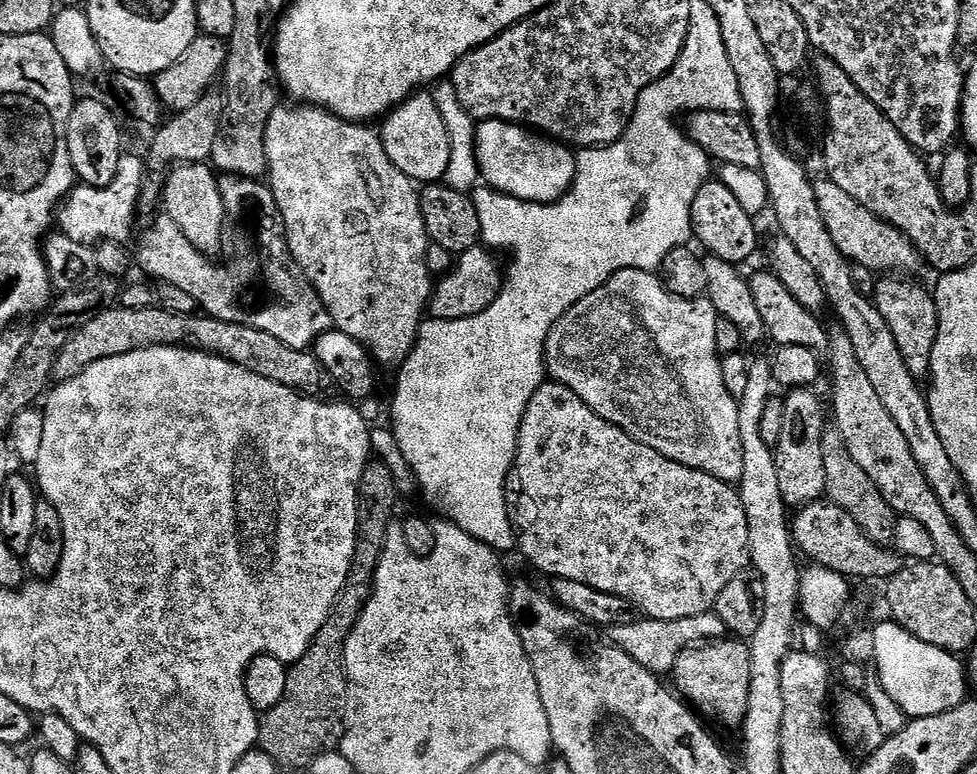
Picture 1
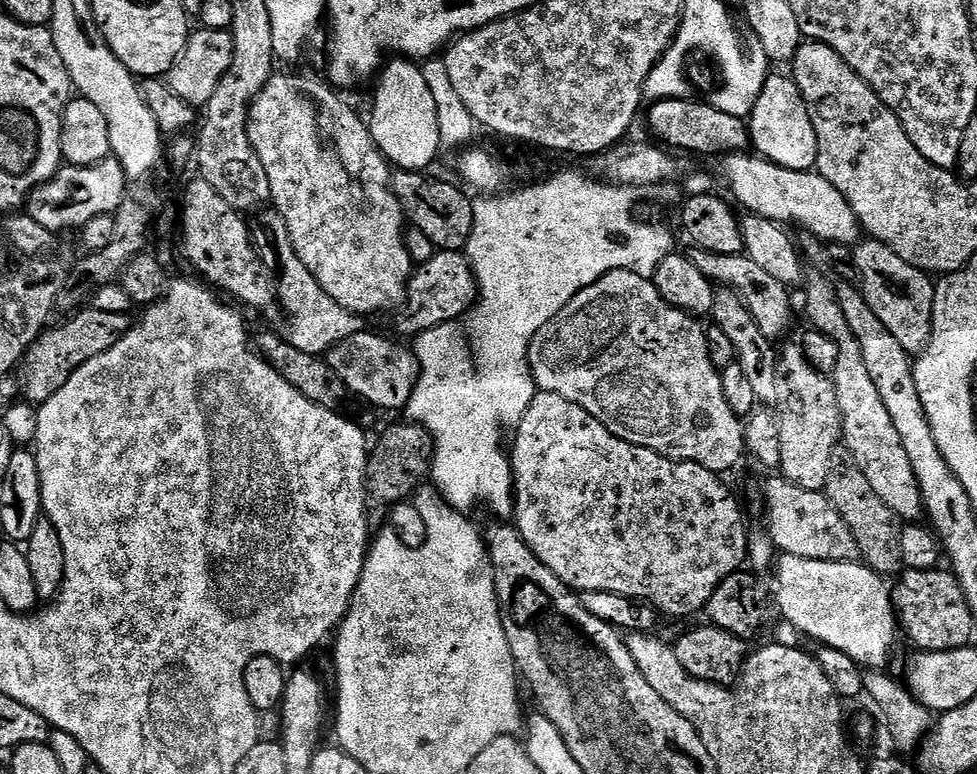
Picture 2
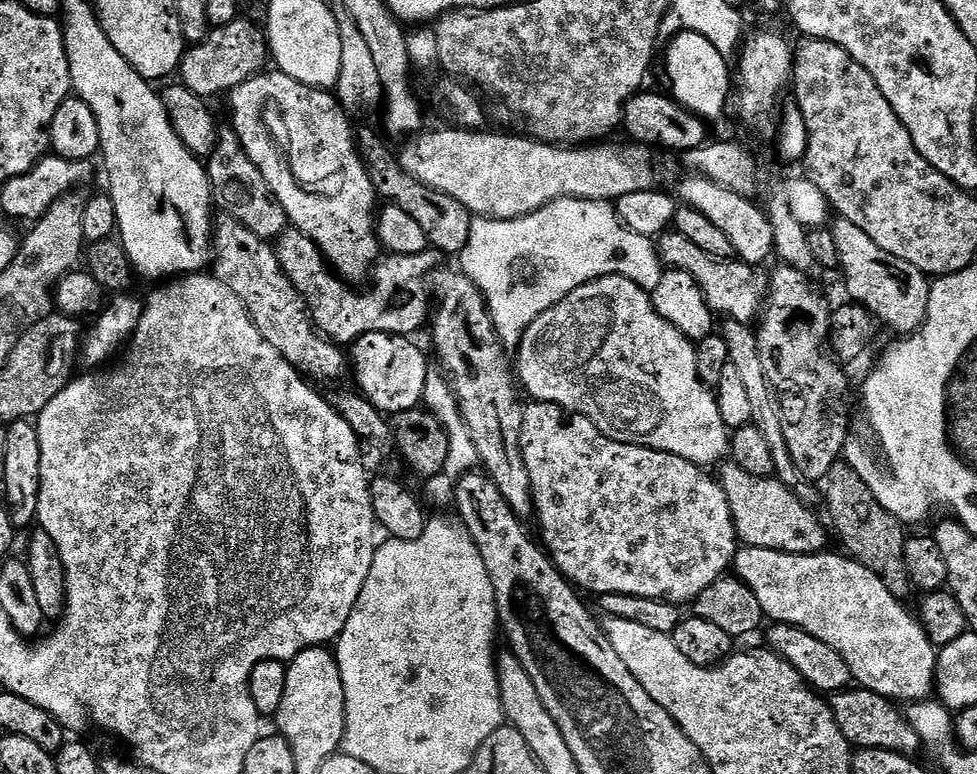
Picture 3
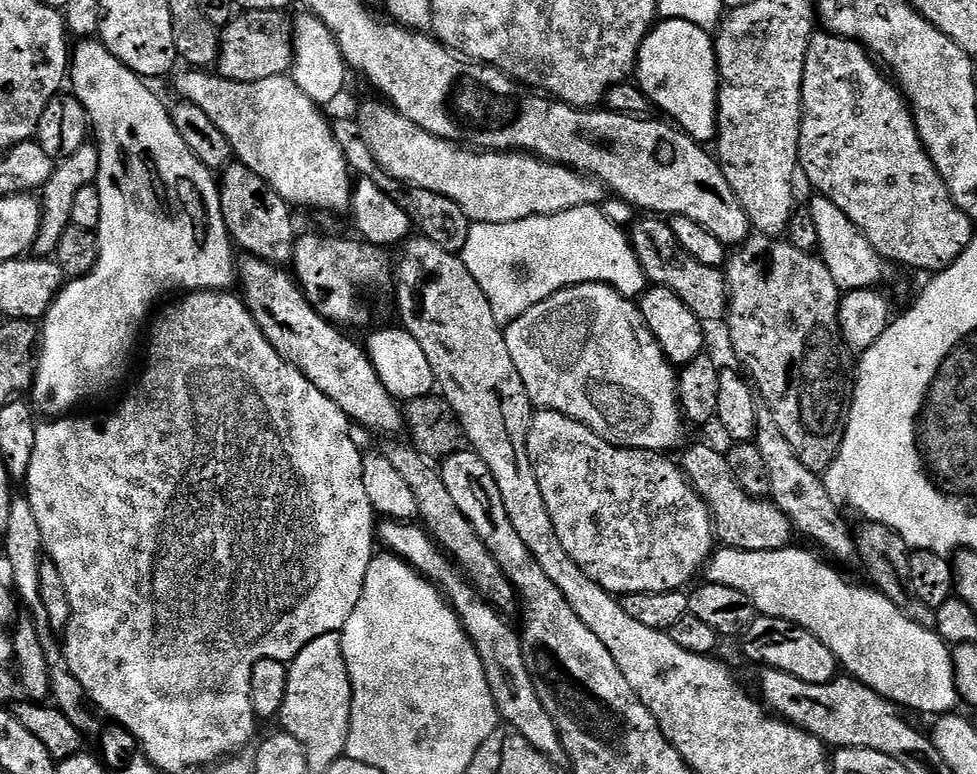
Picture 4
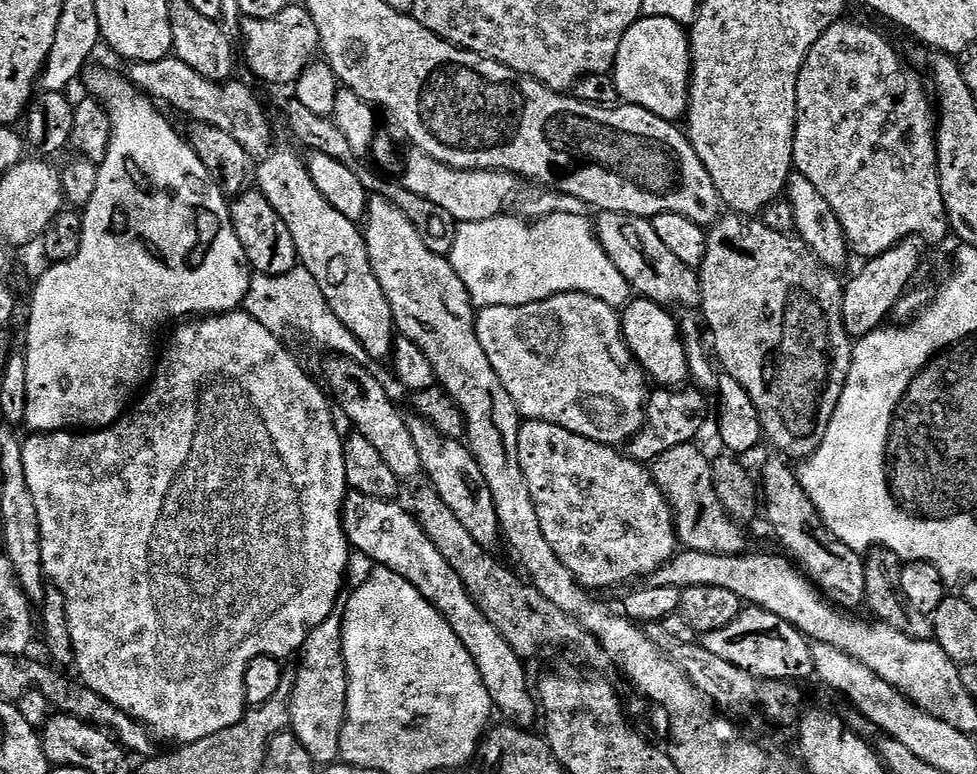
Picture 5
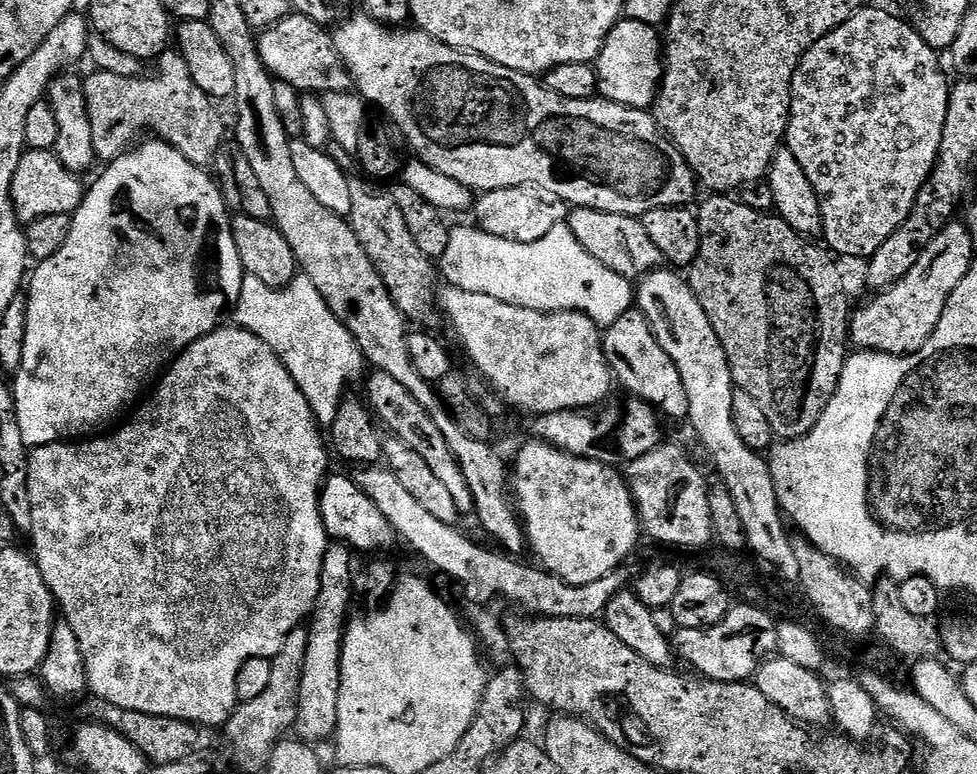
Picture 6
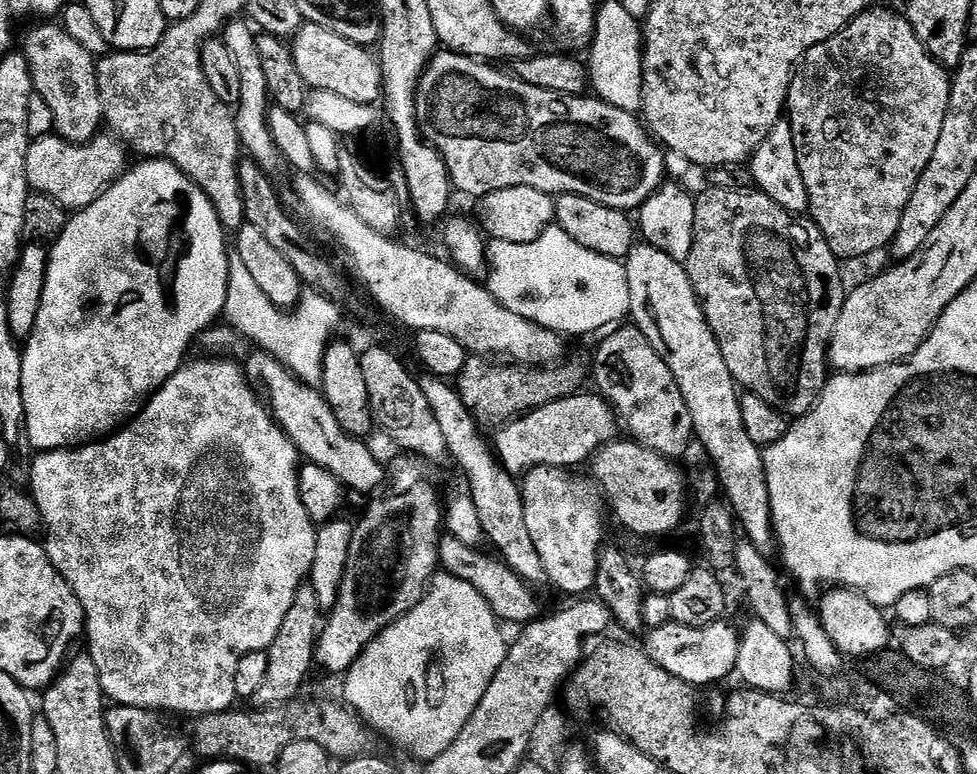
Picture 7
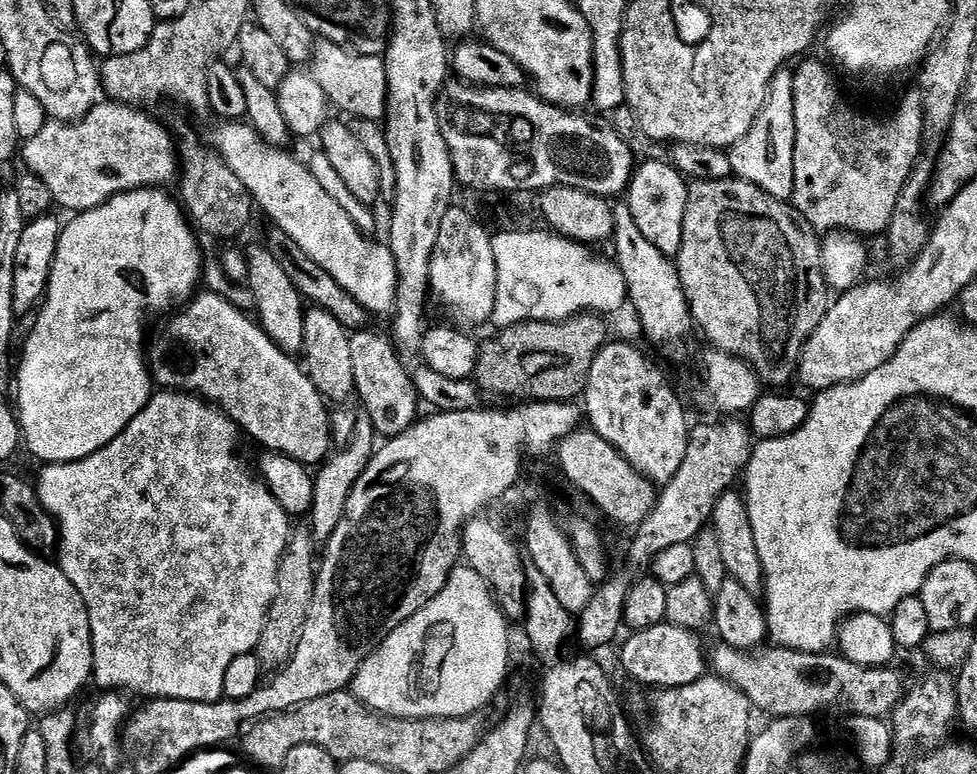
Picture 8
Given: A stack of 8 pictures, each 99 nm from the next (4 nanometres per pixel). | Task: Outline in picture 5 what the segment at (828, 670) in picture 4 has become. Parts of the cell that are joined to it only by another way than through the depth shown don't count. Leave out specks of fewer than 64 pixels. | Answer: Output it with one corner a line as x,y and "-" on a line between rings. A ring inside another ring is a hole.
745,607
730,622
730,626
722,626
722,630
710,630
703,633
702,643
710,654
717,655
725,662
734,662
742,670
763,680
783,680
797,682
813,675
810,641
803,632
790,622
778,618
778,614
770,614
764,608

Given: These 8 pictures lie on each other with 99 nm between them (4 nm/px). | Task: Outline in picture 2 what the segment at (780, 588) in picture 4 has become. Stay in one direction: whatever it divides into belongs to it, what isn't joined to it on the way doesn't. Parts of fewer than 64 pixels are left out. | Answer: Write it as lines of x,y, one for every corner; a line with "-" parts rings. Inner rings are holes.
781,555
775,561
774,573
776,572
776,581
772,584
772,592
776,595
776,608
797,628
800,632
805,632
812,640
817,640
817,645
833,648
834,650
842,650
842,654
846,654
850,658
854,658
854,662
860,665
864,670
884,670
887,669
888,659
892,656
892,647
896,644
896,634
898,636
898,625
892,608
892,598
890,595
889,585
886,583
885,577
879,572
868,567
863,562
818,562
817,560
807,560
806,558
794,558
793,556

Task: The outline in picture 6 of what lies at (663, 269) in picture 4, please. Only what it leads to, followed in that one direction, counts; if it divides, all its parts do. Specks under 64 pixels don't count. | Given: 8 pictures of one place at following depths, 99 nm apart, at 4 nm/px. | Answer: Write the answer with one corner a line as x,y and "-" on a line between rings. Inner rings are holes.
572,208
566,223
580,245
590,254
594,254
594,258
598,258
602,266
614,270
614,274
625,276
627,280
639,281
665,263
664,255
660,253
658,246
650,242
650,234
646,234
643,219
589,208

